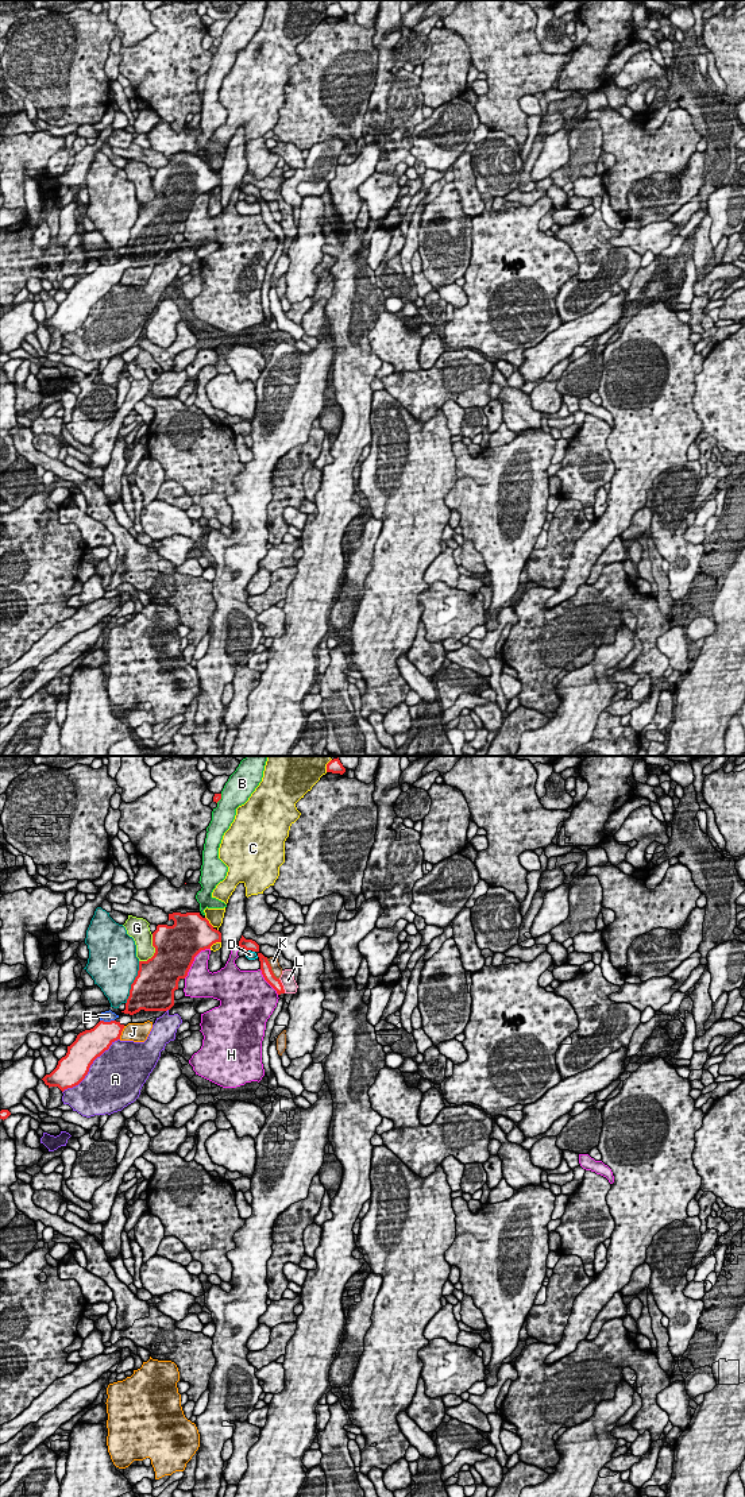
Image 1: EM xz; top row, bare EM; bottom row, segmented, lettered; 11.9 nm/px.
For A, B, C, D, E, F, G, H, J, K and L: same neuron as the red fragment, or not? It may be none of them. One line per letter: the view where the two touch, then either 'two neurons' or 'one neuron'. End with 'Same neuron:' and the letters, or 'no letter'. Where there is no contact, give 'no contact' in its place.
A: xz | two neurons
B: xz | two neurons
C: xz | two neurons
D: no contact | two neurons
E: xz | two neurons
F: xz | two neurons
G: xz | two neurons
H: xz | two neurons
J: xz | two neurons
K: xz | two neurons
L: xz | two neurons
Same neuron: no letter

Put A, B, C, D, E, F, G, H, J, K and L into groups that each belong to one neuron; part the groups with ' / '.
A / B / C / D / E / F / G / H / J / K / L

